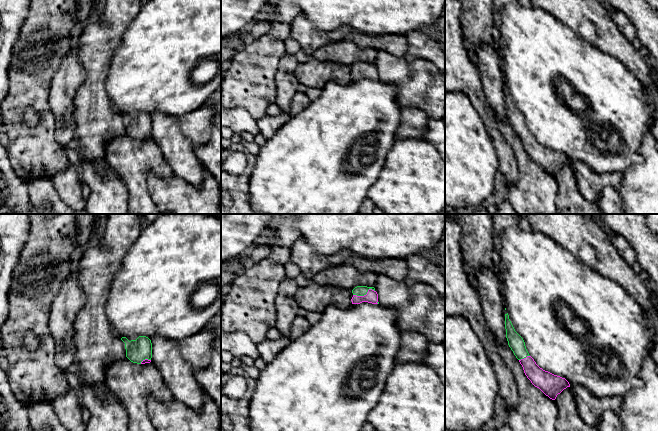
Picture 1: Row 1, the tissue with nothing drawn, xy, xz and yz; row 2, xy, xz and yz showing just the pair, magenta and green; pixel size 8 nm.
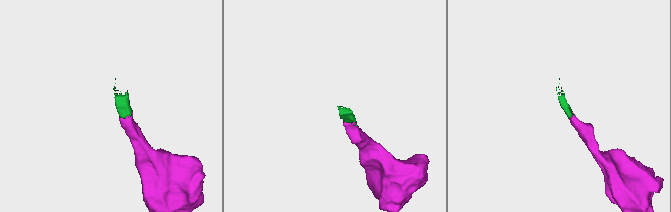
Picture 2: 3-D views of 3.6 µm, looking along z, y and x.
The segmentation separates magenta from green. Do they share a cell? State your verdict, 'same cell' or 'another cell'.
same cell

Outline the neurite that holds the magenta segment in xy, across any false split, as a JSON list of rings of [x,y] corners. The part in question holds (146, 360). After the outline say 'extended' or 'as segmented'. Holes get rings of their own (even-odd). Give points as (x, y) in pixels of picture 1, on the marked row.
[[[139,336],[129,341],[126,337],[121,340],[125,343],[126,357],[133,363],[150,363],[152,358],[152,343],[146,336]]] | extended

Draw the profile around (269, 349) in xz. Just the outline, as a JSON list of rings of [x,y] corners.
[[[281,337],[277,340],[266,339],[257,344],[260,358],[262,358],[267,364],[270,363],[291,341],[292,339],[288,337]]]

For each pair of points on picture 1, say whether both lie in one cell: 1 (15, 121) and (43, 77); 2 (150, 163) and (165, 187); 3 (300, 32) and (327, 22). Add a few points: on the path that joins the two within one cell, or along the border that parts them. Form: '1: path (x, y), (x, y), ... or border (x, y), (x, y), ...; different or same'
1: path (15, 110), (15, 105), (32, 88); same
2: border (173, 174), (147, 174), (151, 198); different
3: border (300, 11), (317, 29), (335, 30), (338, 27); different

